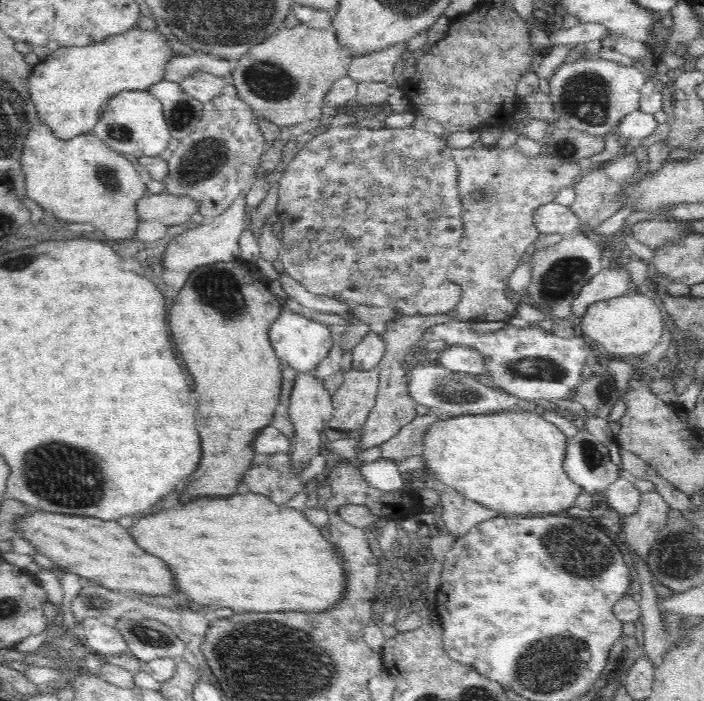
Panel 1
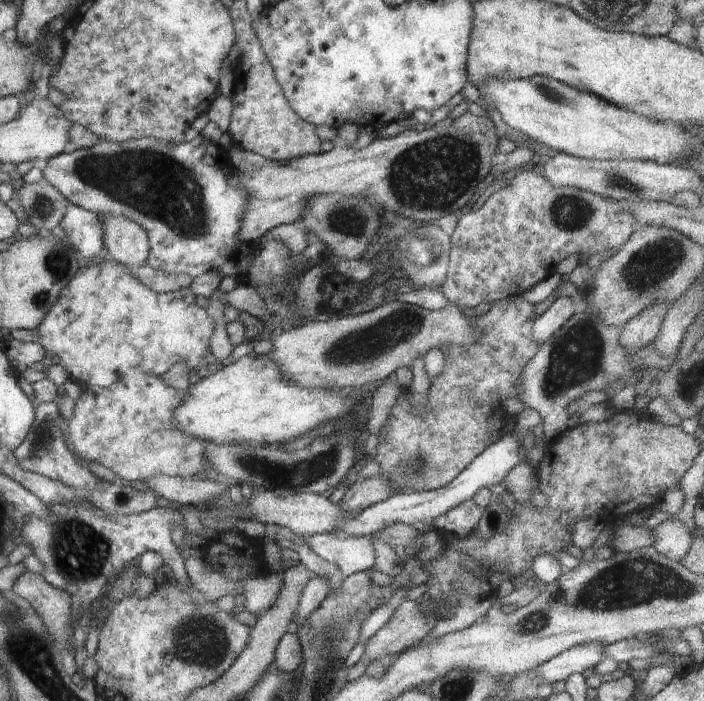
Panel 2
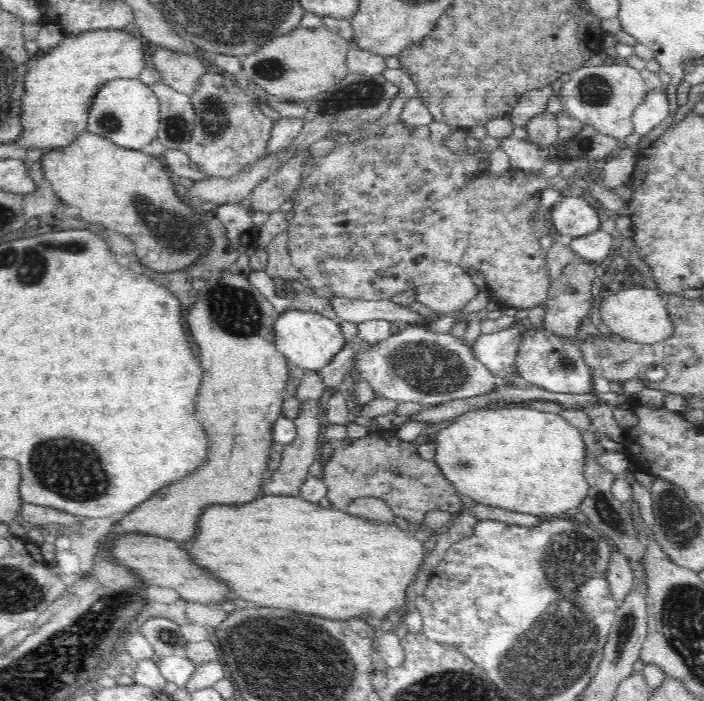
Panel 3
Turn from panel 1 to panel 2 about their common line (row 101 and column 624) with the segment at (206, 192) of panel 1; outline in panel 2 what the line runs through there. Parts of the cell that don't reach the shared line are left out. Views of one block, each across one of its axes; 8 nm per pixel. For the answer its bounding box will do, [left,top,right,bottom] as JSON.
[440,167,640,308]

